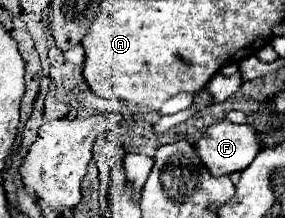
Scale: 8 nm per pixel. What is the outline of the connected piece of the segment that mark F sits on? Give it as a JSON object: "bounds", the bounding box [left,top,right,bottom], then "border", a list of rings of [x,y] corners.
{"bounds":[195,119,259,177],"border":[[[223,119],[205,129],[203,137],[195,143],[195,149],[213,177],[231,175],[235,171],[243,171],[255,159],[255,155],[259,153],[259,135],[253,131],[251,125],[235,125]]]}

